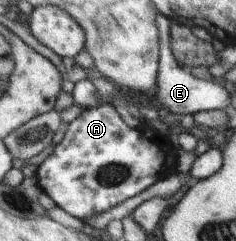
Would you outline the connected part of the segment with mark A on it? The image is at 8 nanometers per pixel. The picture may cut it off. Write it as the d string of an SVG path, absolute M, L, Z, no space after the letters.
M110 103L83 110L81 115L65 127L63 141L56 145L53 153L38 166L36 177L39 187L55 204L69 215L83 219L99 215L123 201L142 193L159 179L175 173L178 153L158 125L131 129L122 119L122 112Z

